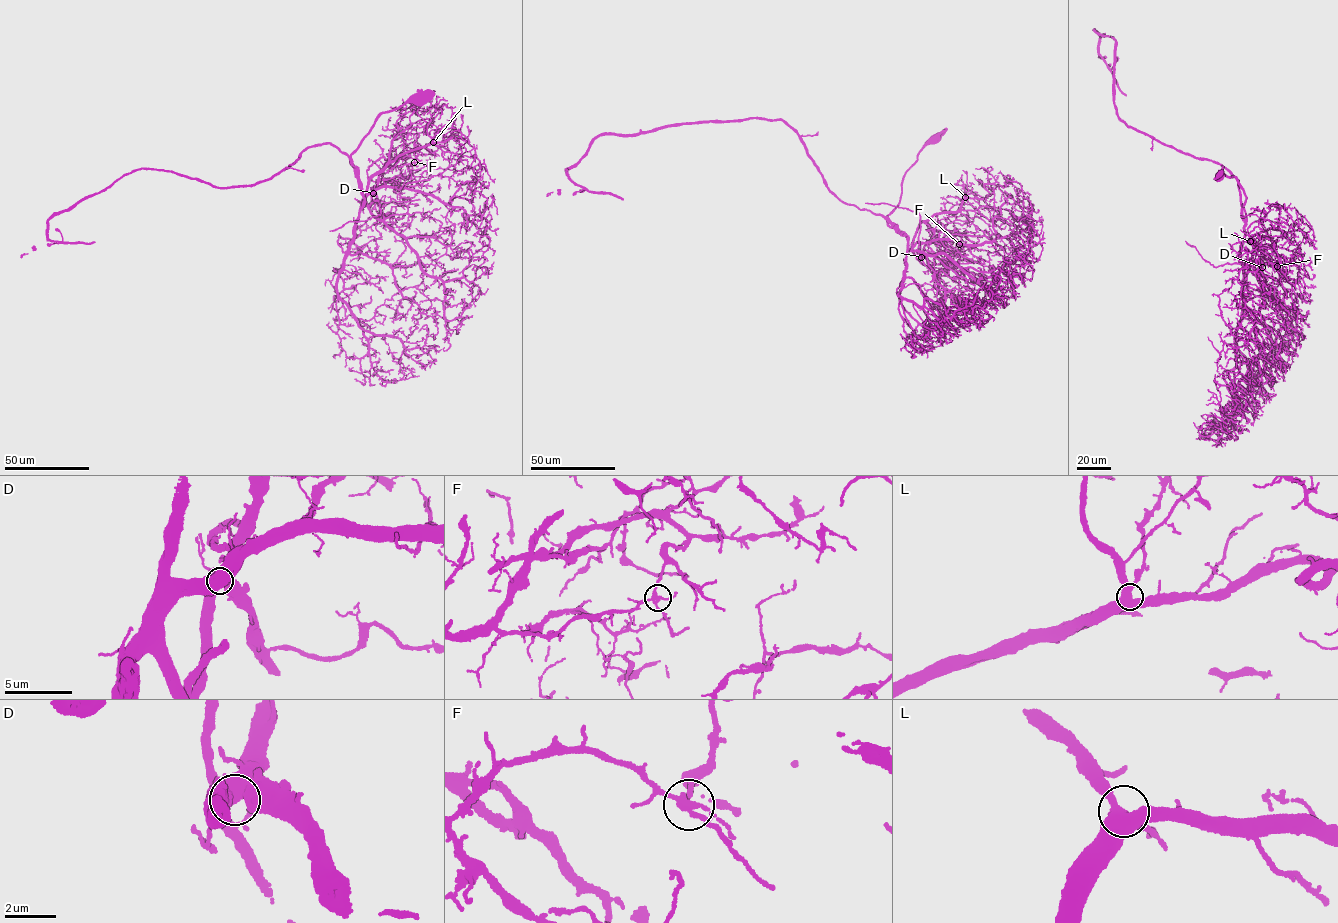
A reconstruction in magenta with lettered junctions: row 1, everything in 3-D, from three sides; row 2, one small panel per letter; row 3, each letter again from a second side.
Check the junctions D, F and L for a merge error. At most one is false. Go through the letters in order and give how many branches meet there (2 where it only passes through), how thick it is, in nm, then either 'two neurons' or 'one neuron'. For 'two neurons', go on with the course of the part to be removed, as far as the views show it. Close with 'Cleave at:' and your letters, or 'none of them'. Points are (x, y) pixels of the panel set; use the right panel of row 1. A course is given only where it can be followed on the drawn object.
D: 4 | 550 nm | one neuron
F: 4 | 170 nm | two neurons | (1277, 266), (1266, 249), (1262, 266), (1254, 274), (1242, 264), (1215, 267), (1185, 241)
L: 4 | 460 nm | one neuron
Cleave at: F

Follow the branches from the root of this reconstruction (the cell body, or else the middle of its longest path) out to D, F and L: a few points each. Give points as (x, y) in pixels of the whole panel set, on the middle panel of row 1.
D: (934, 137), (928, 139), (908, 168), (899, 204), (886, 218), (907, 238), (909, 248), (918, 242), (921, 257)
F: (934, 137), (908, 168), (899, 204), (886, 218), (909, 248), (918, 242), (921, 258), (928, 241), (959, 244)
L: (934, 137), (908, 168), (900, 202), (886, 220), (897, 225), (910, 248), (921, 223), (958, 210), (965, 197)

